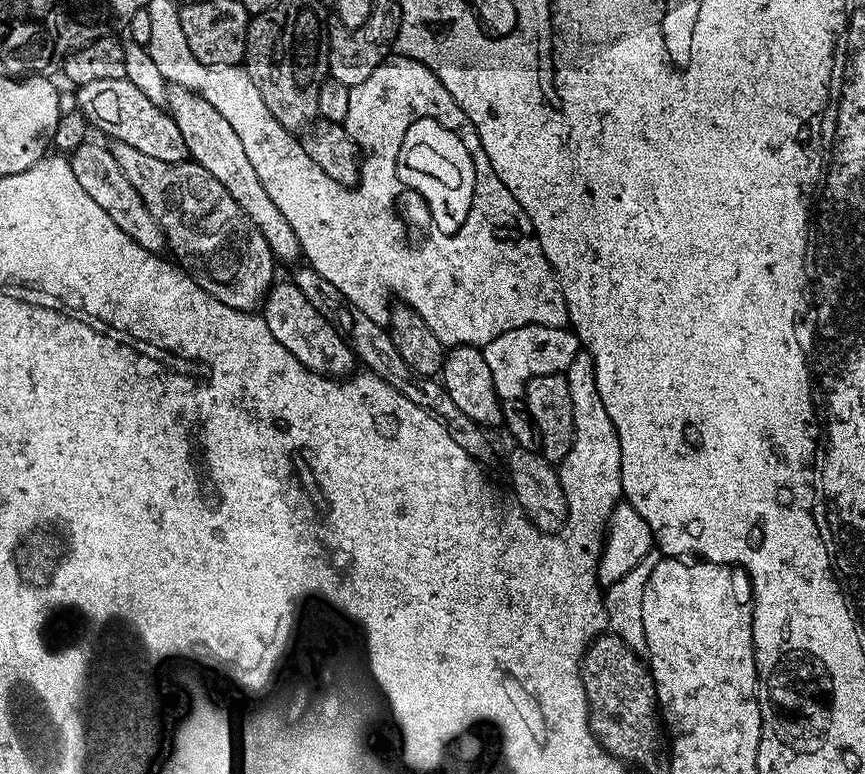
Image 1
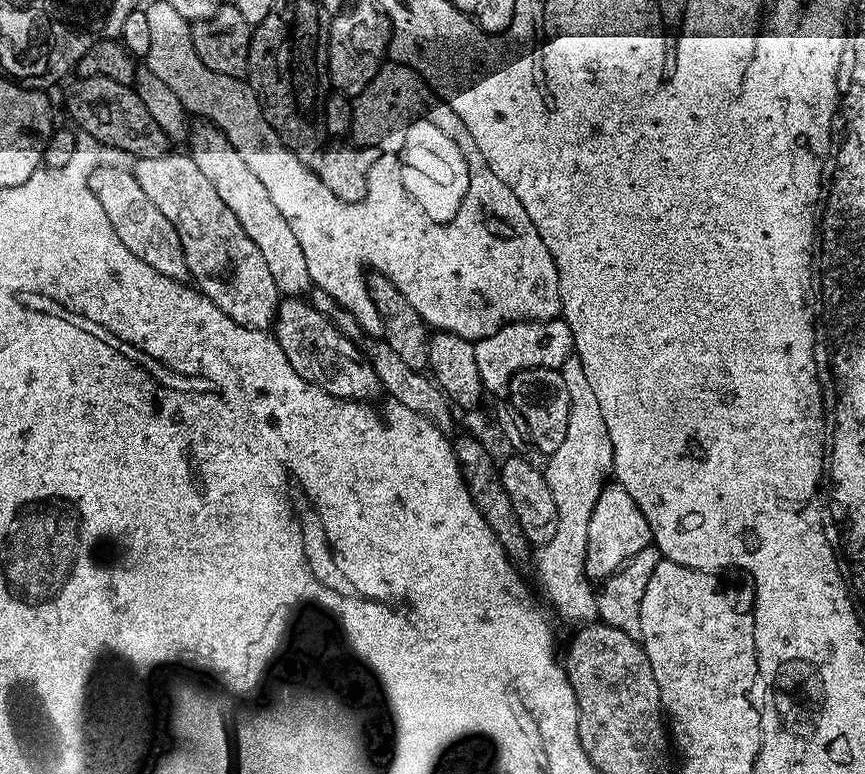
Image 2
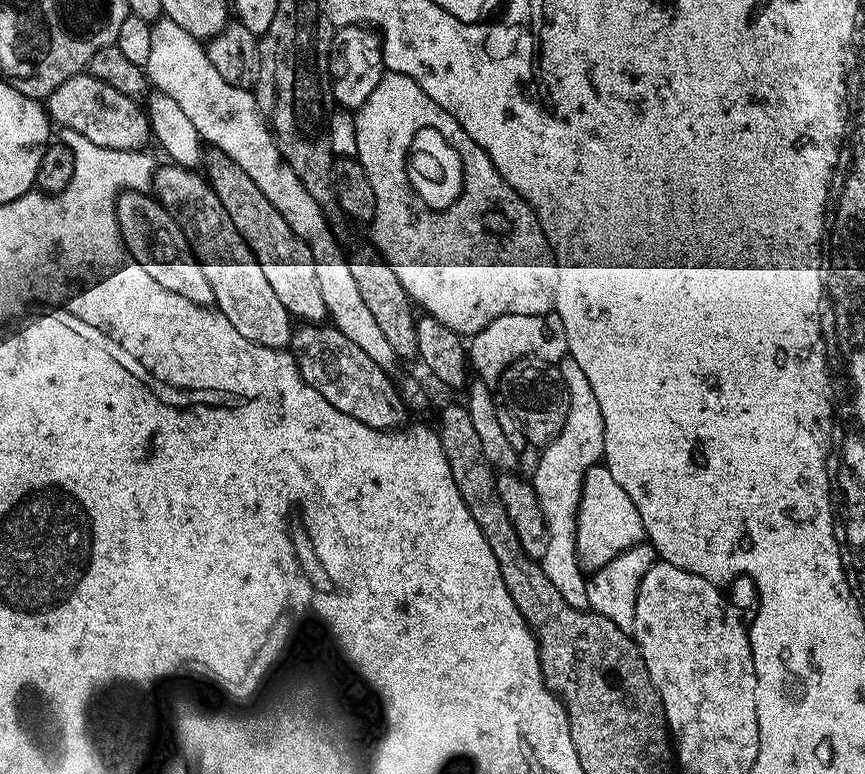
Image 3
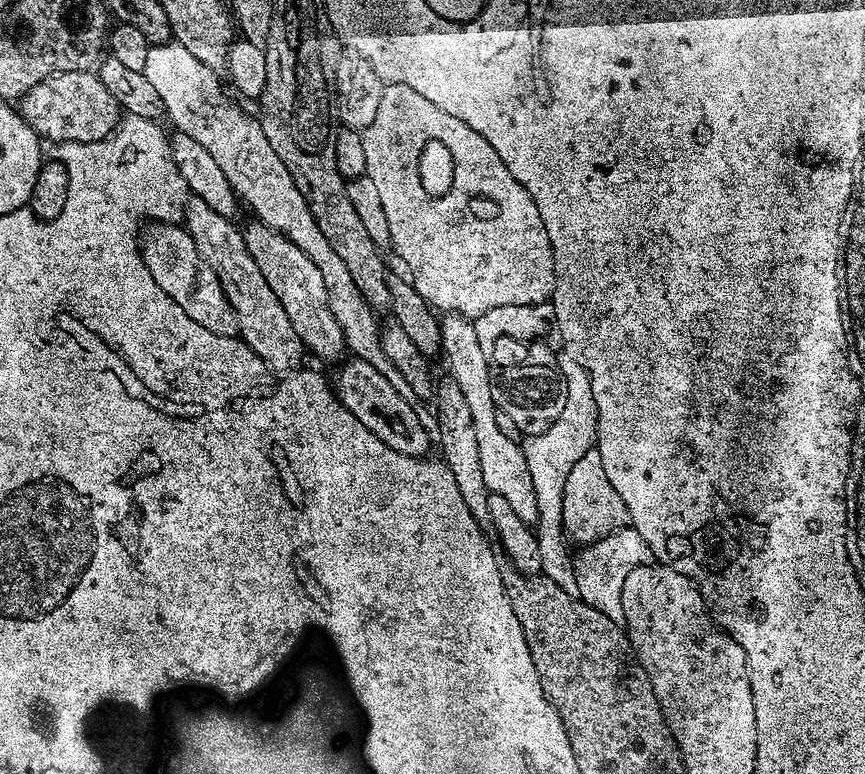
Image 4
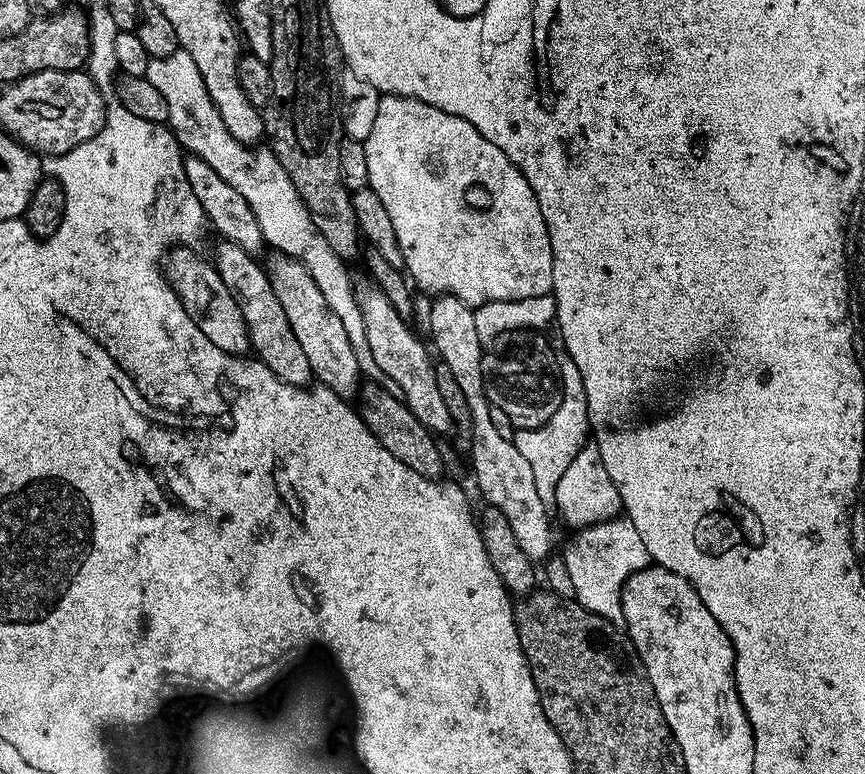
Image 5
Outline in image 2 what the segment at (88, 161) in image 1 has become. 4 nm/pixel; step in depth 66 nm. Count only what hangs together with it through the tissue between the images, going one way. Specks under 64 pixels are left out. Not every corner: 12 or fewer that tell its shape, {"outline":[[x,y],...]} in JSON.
{"outline":[[122,166],[88,175],[122,246],[188,276],[178,230]]}

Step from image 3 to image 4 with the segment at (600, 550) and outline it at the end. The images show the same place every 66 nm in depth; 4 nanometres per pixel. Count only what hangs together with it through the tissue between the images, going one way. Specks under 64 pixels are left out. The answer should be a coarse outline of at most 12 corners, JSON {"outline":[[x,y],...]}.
{"outline":[[593,447],[563,488],[565,535],[577,545],[631,523]]}

